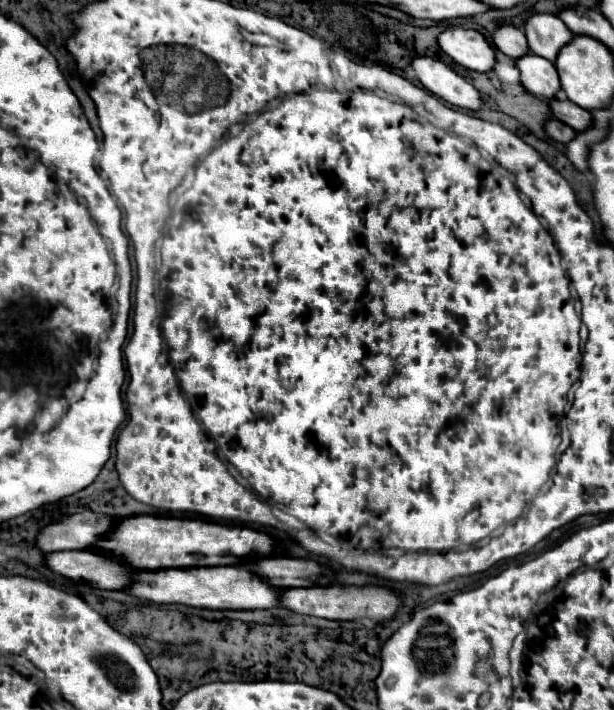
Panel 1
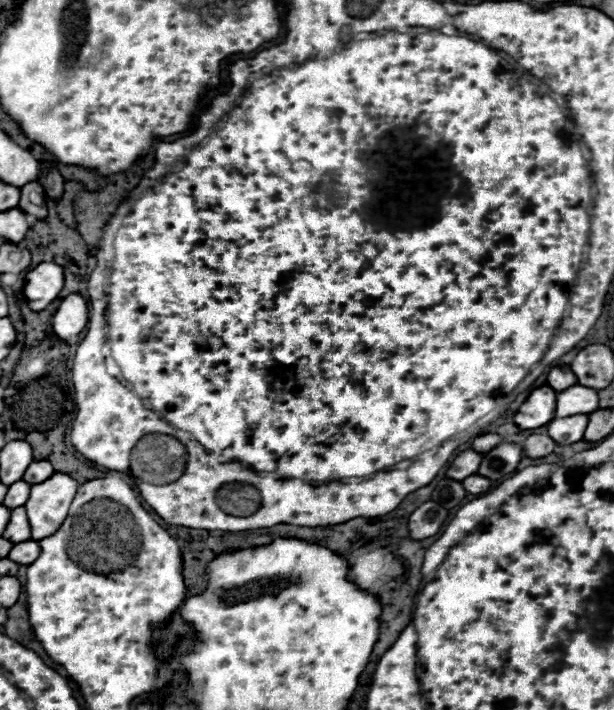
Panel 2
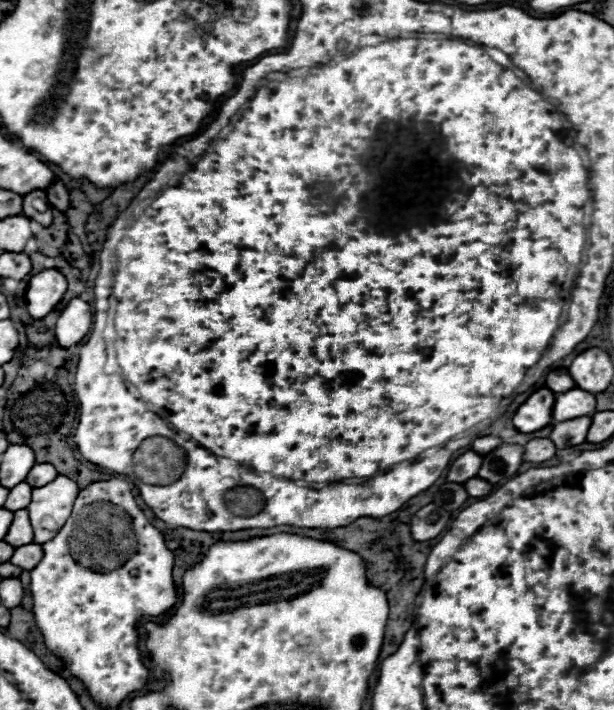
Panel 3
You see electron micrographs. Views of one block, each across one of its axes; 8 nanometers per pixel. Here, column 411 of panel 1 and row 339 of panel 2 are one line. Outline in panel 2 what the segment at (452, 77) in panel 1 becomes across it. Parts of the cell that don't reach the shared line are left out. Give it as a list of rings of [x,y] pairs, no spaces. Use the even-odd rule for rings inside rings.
[[[70,294],[60,300],[56,314],[52,316],[52,328],[58,338],[68,340],[78,336],[88,324],[88,304],[82,296]]]

